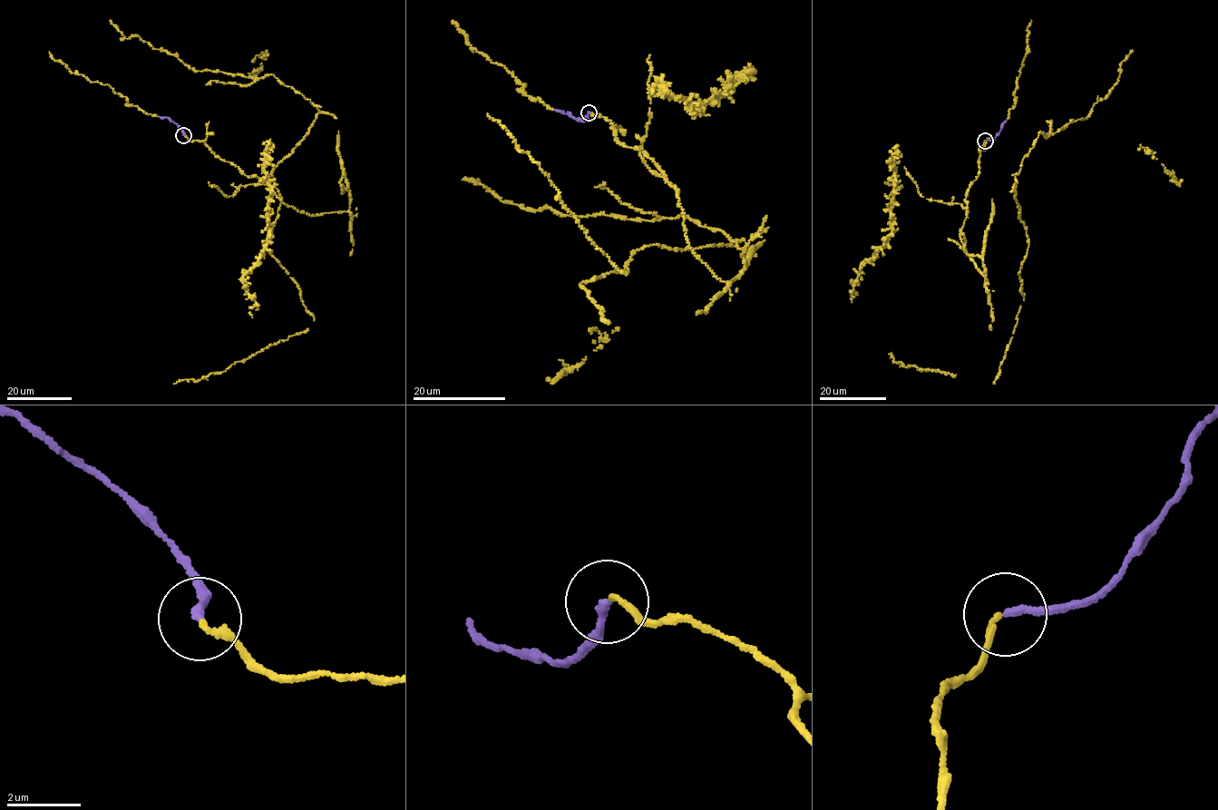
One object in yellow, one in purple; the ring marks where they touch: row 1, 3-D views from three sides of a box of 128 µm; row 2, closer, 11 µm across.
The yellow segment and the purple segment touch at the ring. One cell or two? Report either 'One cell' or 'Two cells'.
One cell

